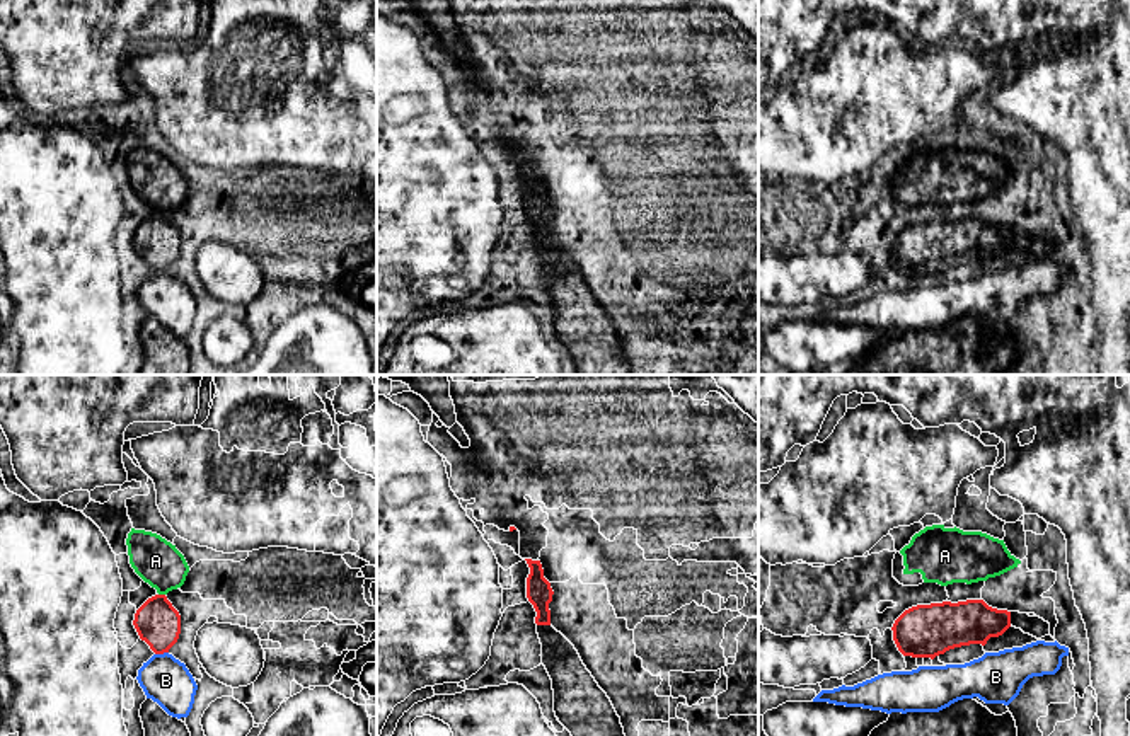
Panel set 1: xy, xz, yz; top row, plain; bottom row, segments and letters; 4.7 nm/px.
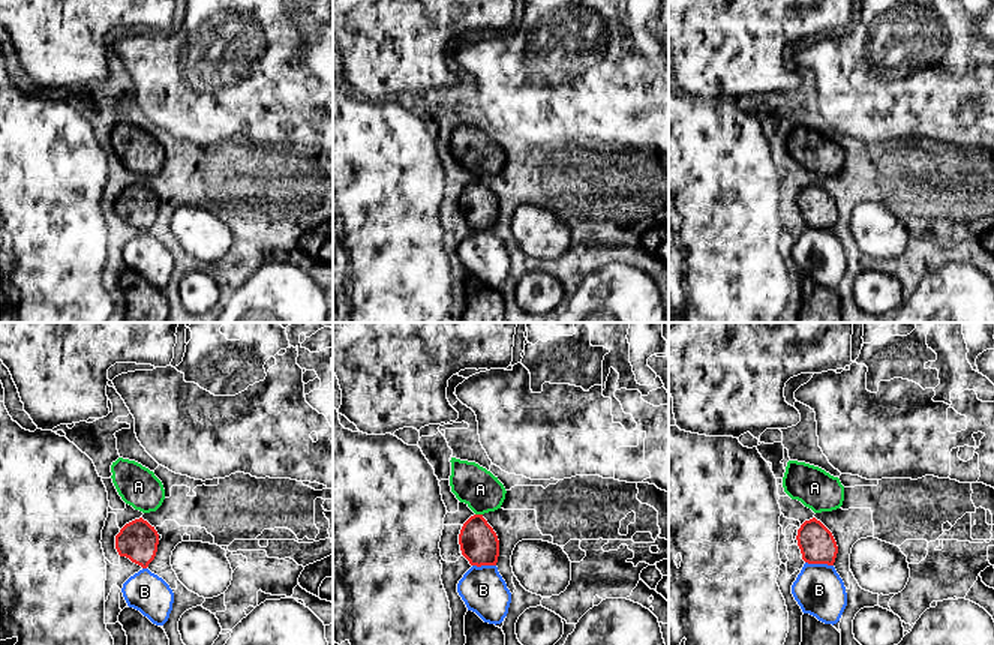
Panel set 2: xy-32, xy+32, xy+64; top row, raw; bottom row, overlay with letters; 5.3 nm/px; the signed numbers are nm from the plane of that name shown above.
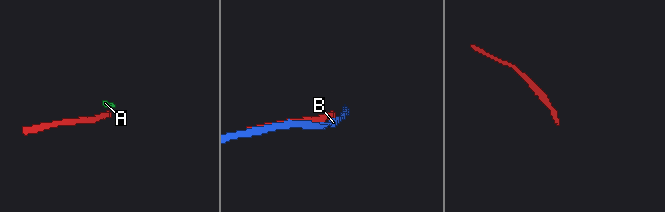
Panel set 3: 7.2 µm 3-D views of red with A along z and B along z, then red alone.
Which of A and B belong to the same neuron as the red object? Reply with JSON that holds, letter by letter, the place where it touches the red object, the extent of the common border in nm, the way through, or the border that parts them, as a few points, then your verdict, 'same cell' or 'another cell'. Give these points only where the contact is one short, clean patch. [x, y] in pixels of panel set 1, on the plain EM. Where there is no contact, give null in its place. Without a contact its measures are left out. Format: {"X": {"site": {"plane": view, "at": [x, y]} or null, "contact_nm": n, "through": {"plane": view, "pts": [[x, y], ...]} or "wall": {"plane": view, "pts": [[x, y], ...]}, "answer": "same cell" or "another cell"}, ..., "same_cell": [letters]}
{"A": {"site": {"plane": "xy", "at": [162, 213]}, "contact_nm": 30, "wall": {"plane": "xy", "pts": [[159, 212], [164, 213]]}, "answer": "another cell"}, "B": {"site": {"plane": "xy", "at": [161, 271]}, "contact_nm": 70, "answer": "another cell"}, "same_cell": []}

